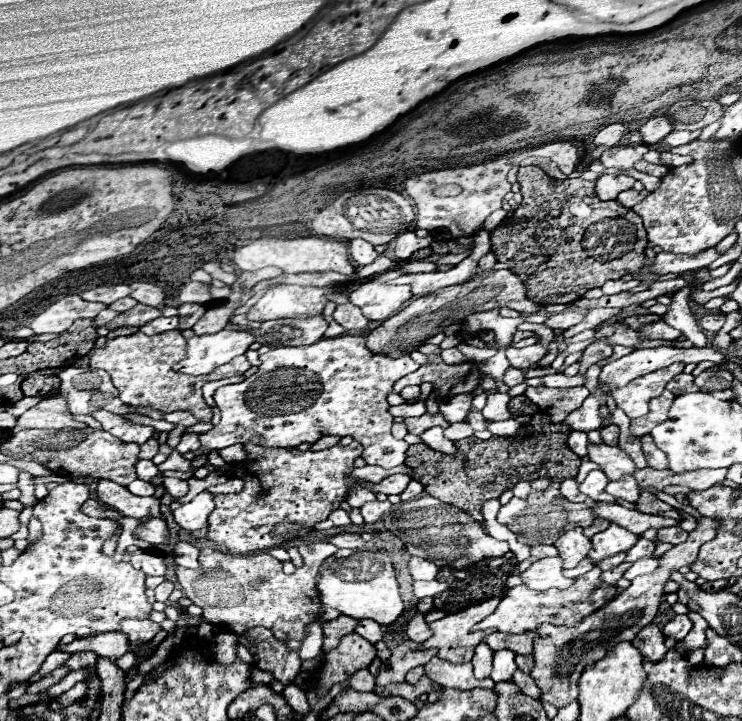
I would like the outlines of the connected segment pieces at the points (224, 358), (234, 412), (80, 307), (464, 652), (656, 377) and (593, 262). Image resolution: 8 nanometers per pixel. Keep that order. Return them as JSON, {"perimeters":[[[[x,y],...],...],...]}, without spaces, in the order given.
{"perimeters":[[[[223,329],[215,335],[191,337],[187,341],[185,357],[177,363],[177,371],[201,375],[211,373],[215,367],[231,361],[237,355],[245,355],[249,345],[255,343],[255,335],[247,331]]],[[[341,335],[335,339],[319,339],[309,347],[277,347],[261,355],[259,369],[245,381],[235,385],[223,385],[215,391],[215,403],[221,411],[221,421],[207,433],[199,435],[199,441],[207,449],[223,449],[235,443],[247,443],[253,435],[261,435],[261,445],[265,447],[297,447],[301,443],[315,443],[323,435],[351,435],[363,445],[363,459],[367,465],[395,467],[405,463],[409,445],[391,435],[393,417],[387,413],[387,395],[393,383],[413,371],[419,365],[403,355],[399,359],[389,359],[385,355],[373,355],[365,347],[363,335]]],[[[65,295],[57,299],[53,305],[49,305],[43,313],[39,313],[29,327],[33,329],[33,333],[55,333],[57,335],[69,329],[75,319],[97,317],[101,309],[105,309],[103,303],[89,303],[89,301],[83,301],[79,295]]],[[[489,599],[485,603],[467,607],[459,613],[447,615],[435,623],[431,623],[433,637],[421,643],[425,649],[437,649],[437,657],[449,663],[465,663],[471,661],[475,647],[483,641],[491,631],[471,631],[475,623],[491,615],[497,607],[499,599]]],[[[673,363],[661,371],[653,371],[649,375],[643,375],[641,379],[635,379],[627,383],[621,389],[613,389],[611,395],[619,409],[627,413],[627,417],[643,417],[649,411],[649,399],[663,393],[665,385],[679,373],[683,373],[683,363]]],[[[519,167],[517,183],[521,185],[523,201],[513,211],[509,223],[491,231],[491,251],[497,261],[505,263],[523,281],[531,301],[539,305],[571,303],[589,289],[602,287],[609,279],[621,279],[645,267],[647,233],[641,217],[617,201],[599,201],[591,197],[587,215],[571,205],[561,207],[559,215],[549,215],[549,195],[595,195],[593,181],[553,181],[539,167]]]]}

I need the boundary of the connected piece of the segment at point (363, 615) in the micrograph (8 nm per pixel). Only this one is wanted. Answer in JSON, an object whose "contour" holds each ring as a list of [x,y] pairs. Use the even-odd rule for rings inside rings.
{"contour":[[[355,551],[347,559],[329,557],[319,571],[321,571],[321,581],[317,589],[321,595],[321,603],[337,609],[343,615],[349,615],[357,621],[373,619],[381,625],[389,625],[405,609],[391,557],[381,551]]]}

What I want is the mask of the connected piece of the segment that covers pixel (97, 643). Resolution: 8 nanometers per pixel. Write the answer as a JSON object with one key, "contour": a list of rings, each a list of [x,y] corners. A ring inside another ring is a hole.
{"contour":[[[111,631],[111,633],[99,633],[99,635],[89,635],[83,639],[75,639],[69,645],[59,645],[59,651],[67,653],[79,653],[79,651],[93,651],[101,657],[109,659],[119,659],[129,651],[129,639],[121,631]]]}

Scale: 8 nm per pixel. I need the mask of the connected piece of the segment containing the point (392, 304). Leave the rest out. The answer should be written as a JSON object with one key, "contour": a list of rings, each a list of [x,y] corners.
{"contour":[[[375,279],[361,281],[357,285],[357,289],[349,293],[349,301],[353,305],[357,305],[363,311],[363,315],[371,321],[385,321],[385,319],[393,317],[411,297],[413,297],[413,293],[411,293],[409,285],[391,285],[391,283],[381,283],[381,281],[375,281]]]}

